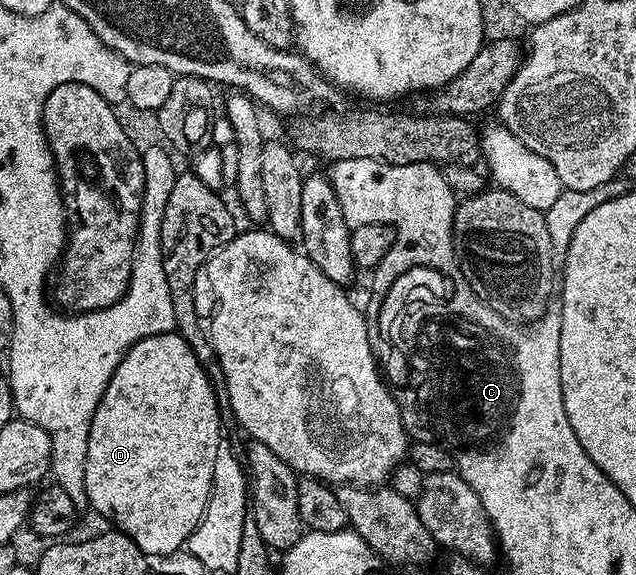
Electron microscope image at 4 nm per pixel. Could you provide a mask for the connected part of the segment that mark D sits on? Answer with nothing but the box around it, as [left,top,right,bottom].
[85,334,223,555]

